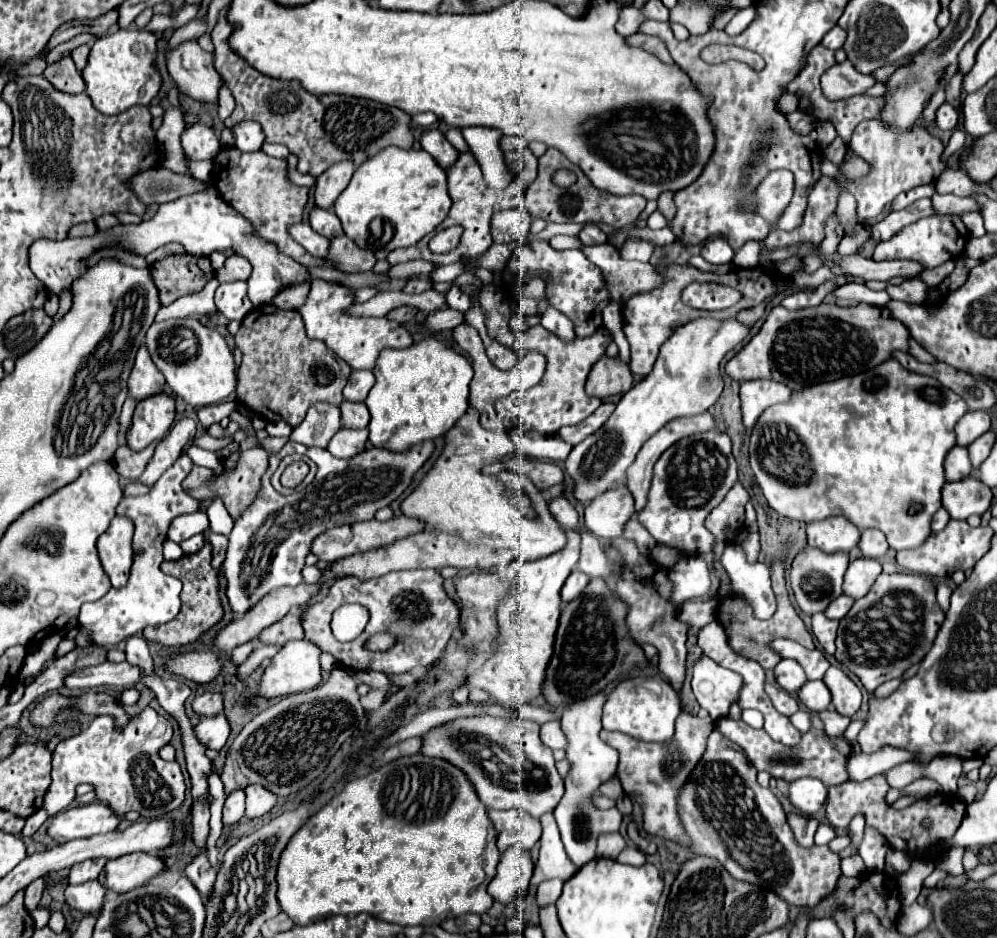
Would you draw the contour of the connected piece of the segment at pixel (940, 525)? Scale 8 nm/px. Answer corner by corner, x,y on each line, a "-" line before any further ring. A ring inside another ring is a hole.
939,508
937,512
935,512
935,516
933,516
933,522
931,522
931,532
941,532
945,526
947,526
947,522
949,522
949,512
945,510
945,508

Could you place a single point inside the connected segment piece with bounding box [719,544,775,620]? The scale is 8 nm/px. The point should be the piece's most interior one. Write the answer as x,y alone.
750,580

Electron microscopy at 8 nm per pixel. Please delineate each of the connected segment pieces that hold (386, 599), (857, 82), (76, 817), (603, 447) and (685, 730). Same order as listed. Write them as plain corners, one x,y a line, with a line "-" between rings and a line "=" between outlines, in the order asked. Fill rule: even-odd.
401,570
367,582
359,582
357,578
341,578
329,588
327,596
321,602
309,604
301,612
305,638
315,642
323,652
335,656
339,666
389,674
403,674
415,666
431,666
443,654
459,622
459,606
445,592
443,576
439,574
439,570
-
349,602
365,606
371,618
367,628
355,640
337,642
329,628
331,614
335,608
-
375,632
391,632
391,636
395,636
395,644
387,652
367,652
363,644
=
849,60
831,66
821,76
821,90
829,100
843,100
855,94
863,94
873,84
875,78
857,72
=
101,802
83,804
59,812
49,826
49,836
55,842
65,844
75,838
91,838
97,834
115,832
121,820
123,816
119,816
111,806
=
699,318
677,328
671,340
663,344
651,374
625,392
611,418
579,446
573,446
571,454
567,456
565,472
573,478
575,500
589,504
601,492
611,490
617,484
625,484
627,468
635,462
637,452
653,434
657,434
669,420
707,412
723,390
719,362
747,334
749,328
739,324
735,318
=
681,714
677,720
673,740
659,744
659,742
639,742
621,732
607,732
601,730
601,738
611,744
619,752
619,768
617,776
623,784
627,794
635,794
637,800
643,804
643,828
651,834
663,836
677,844
689,844
683,826
677,814
677,792
685,784
687,776
699,762
705,752
707,736
711,734
713,724
705,724
701,718
693,718
691,714

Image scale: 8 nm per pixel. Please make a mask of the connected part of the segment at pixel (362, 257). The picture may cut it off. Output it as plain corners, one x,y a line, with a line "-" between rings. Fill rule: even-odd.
347,236
331,240
331,250
327,258
337,262
337,268
343,272
367,272
375,264
375,254
359,248

